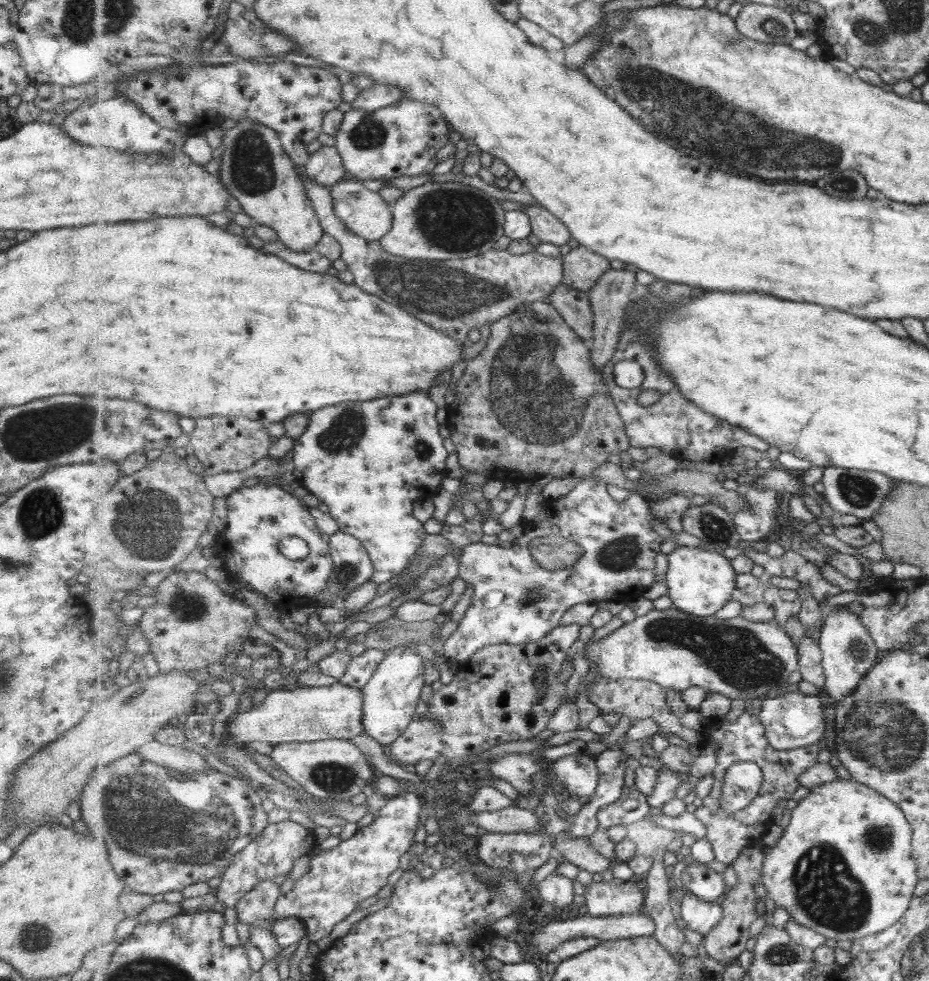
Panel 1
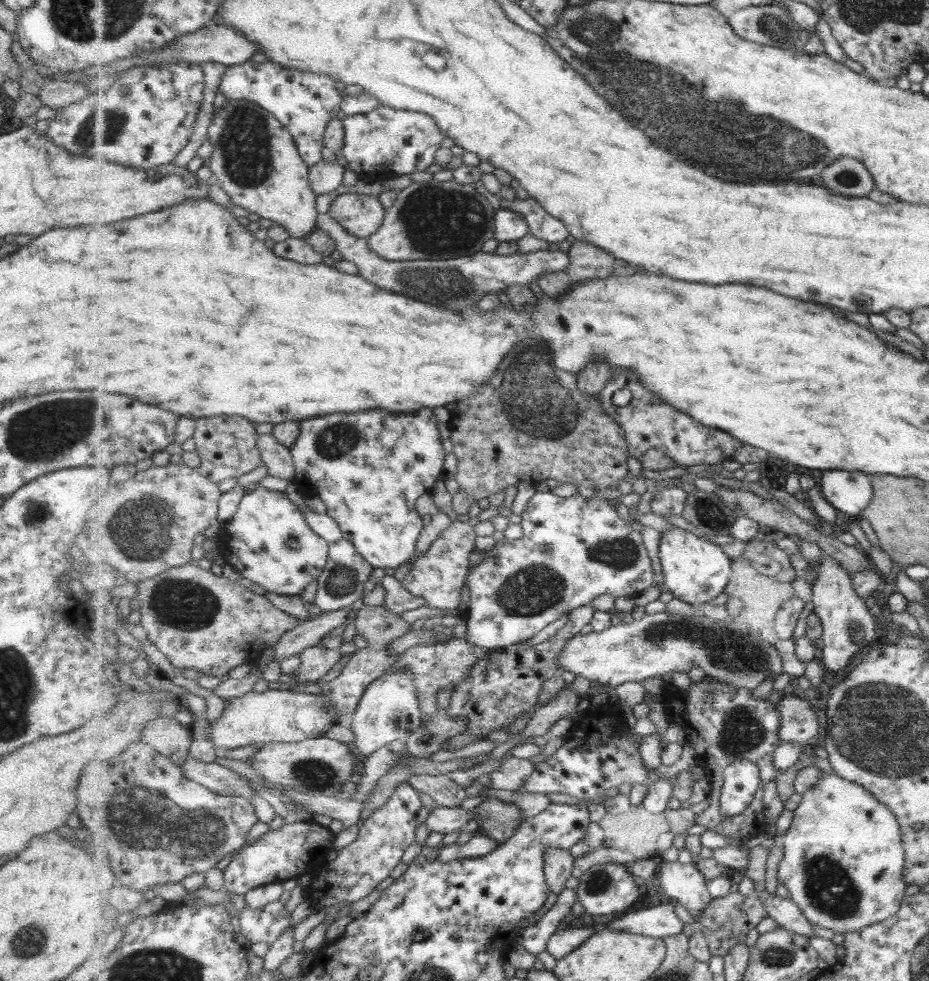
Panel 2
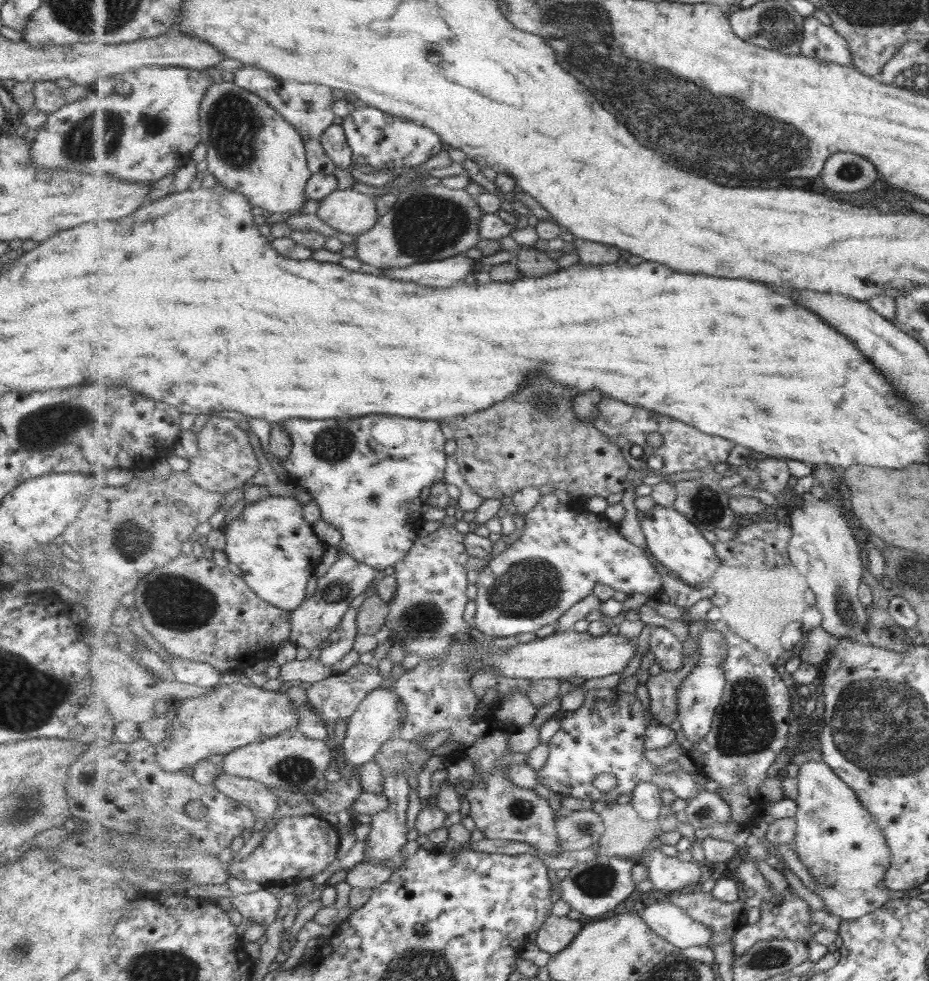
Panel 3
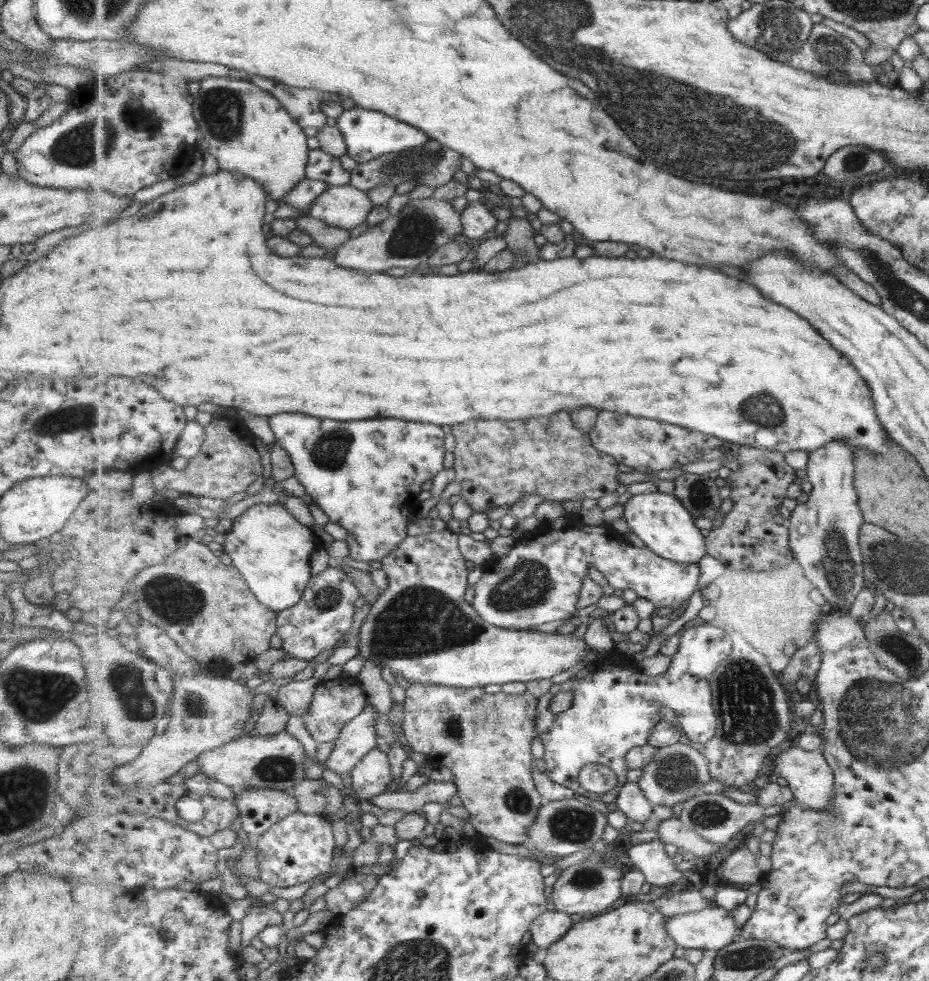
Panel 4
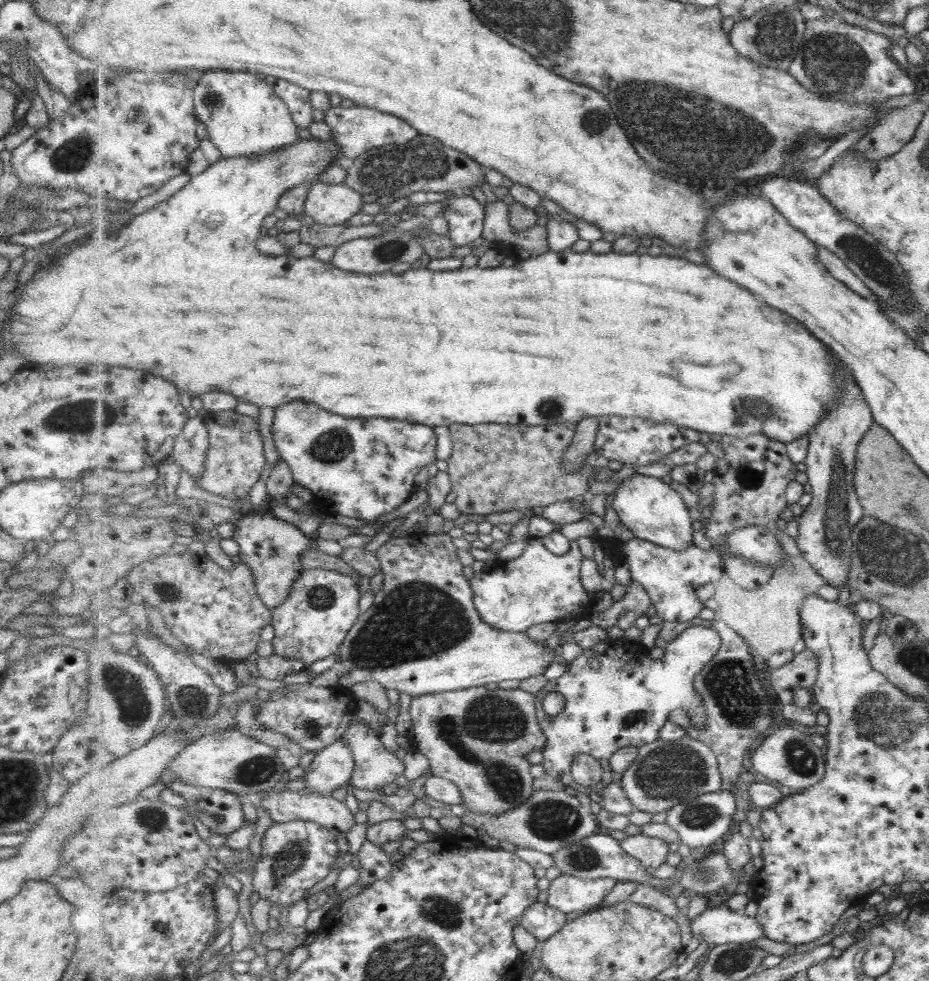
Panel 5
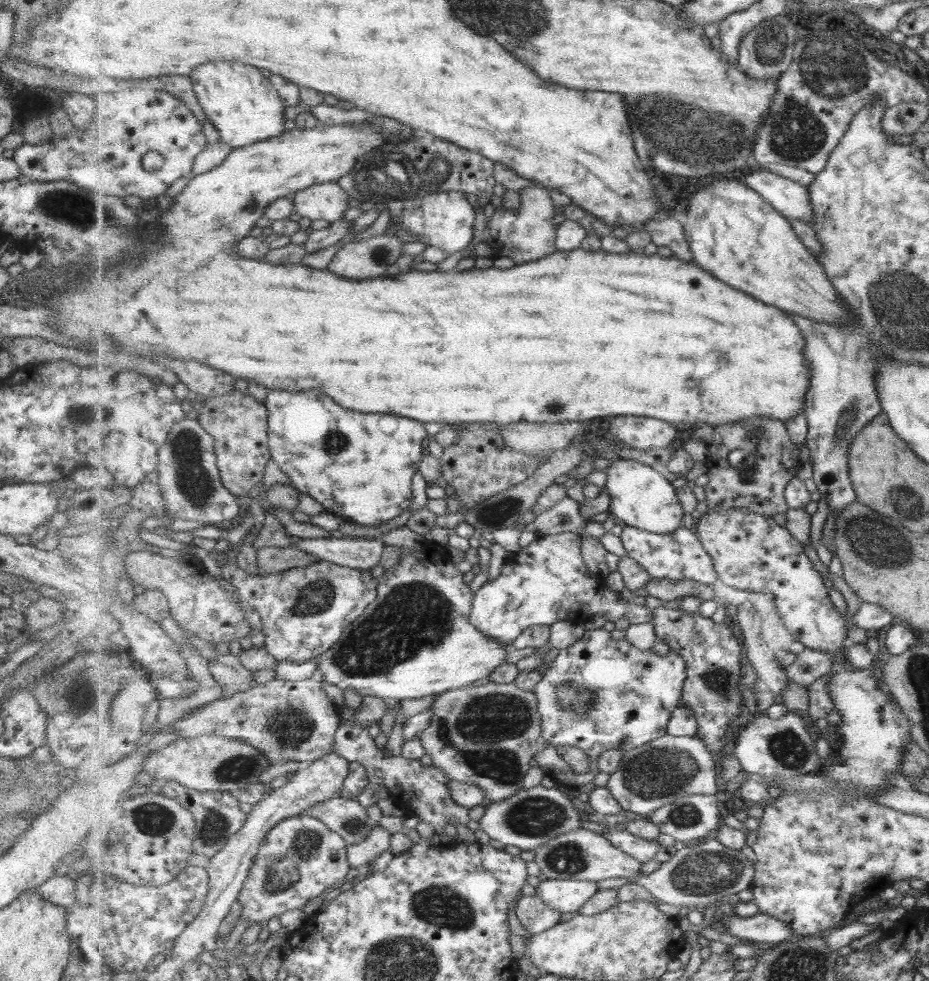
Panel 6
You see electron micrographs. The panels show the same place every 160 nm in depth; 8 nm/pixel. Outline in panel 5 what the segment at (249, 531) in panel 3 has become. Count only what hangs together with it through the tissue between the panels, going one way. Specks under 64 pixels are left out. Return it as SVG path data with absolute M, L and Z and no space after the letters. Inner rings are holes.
M252 511L237 519L233 533L231 539L240 547L242 562L253 569L258 594L270 609L281 606L304 569L299 559L312 548L310 538L289 522Z

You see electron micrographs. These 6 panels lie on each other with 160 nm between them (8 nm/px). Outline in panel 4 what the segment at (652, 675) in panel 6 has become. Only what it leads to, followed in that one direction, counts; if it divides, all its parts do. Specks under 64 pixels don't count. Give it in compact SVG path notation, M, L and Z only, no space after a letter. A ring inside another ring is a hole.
M716 622L706 623L685 630L680 646L664 673L643 675L638 663L631 663L629 656L612 649L602 664L602 671L578 681L567 679L554 684L545 696L537 699L536 727L544 745L544 773L554 783L568 786L577 794L581 793L591 799L595 794L583 791L579 782L580 772L587 764L603 764L617 773L620 783L597 798L604 803L615 803L624 783L627 783L627 752L634 746L645 746L648 743L652 730L661 720L661 709L676 712L690 743L709 742L716 735L719 725L710 678L729 658L732 648L732 638L726 627ZM560 691L570 692L573 703L566 711L555 714L549 710L549 706L553 696Z

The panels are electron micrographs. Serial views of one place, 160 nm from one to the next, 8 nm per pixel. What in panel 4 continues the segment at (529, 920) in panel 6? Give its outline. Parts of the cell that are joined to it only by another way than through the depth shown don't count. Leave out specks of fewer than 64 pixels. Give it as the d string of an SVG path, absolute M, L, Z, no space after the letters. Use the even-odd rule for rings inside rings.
M557 909L546 910L531 925L532 941L542 953L545 953L560 941L573 925L570 914Z

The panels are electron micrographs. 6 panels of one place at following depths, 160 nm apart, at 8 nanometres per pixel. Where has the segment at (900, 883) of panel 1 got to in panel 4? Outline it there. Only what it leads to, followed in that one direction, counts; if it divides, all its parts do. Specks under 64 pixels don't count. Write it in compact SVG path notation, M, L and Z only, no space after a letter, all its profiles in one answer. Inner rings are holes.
M788 742L773 757L773 773L788 782L787 786L793 791L797 804L805 805L811 810L824 810L832 804L836 778L821 749L807 752L797 747L795 742Z

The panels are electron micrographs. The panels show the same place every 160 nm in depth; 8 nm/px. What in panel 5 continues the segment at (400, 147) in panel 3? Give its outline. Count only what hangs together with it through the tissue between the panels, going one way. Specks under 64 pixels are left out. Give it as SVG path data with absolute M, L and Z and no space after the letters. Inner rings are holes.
M357 104L349 108L340 105L330 108L325 112L324 121L331 128L331 134L333 134L336 143L340 144L346 162L359 158L367 150L373 150L373 147L381 148L387 144L407 144L417 138L419 134L405 119L399 118L397 115Z

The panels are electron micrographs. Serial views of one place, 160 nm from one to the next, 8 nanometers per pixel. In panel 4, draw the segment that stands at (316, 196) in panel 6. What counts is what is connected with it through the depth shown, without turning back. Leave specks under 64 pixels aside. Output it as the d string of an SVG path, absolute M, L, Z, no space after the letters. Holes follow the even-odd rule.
M351 184L330 185L312 204L309 214L331 226L353 230L367 226L366 220L374 205L367 191Z

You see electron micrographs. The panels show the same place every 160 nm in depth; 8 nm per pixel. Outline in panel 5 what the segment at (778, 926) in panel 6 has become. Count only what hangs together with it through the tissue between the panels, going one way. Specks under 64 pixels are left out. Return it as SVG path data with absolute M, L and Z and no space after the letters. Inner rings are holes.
M726 903L706 909L690 920L692 936L698 941L714 944L753 942L765 936L755 916L731 910Z

